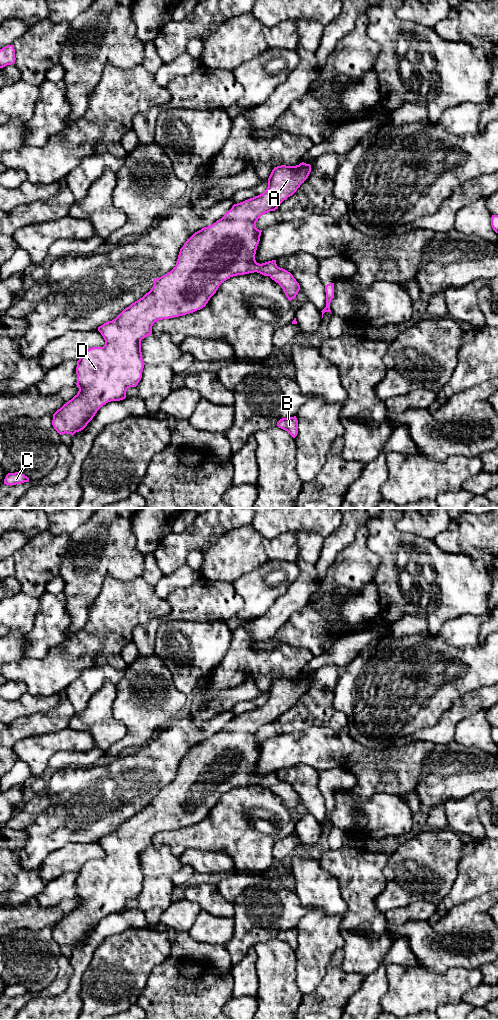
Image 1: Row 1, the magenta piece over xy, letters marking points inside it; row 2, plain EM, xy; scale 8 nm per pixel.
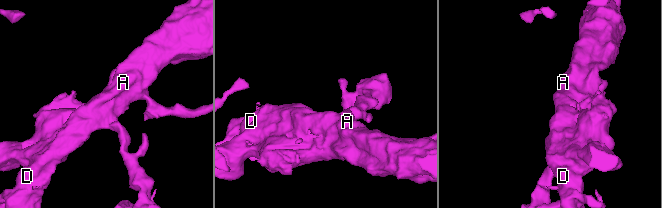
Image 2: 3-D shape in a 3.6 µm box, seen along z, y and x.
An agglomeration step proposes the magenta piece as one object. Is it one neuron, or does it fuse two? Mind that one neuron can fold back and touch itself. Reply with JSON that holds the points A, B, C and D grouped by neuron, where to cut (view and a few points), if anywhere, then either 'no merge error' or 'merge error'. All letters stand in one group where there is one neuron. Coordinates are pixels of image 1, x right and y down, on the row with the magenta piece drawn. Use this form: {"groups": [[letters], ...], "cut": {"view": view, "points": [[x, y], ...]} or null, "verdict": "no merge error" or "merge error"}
{"groups": [["A", "B", "C", "D"]], "cut": null, "verdict": "no merge error"}

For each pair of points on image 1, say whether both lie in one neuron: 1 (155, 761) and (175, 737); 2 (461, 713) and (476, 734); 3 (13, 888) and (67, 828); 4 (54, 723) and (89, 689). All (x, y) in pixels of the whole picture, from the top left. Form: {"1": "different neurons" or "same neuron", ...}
{"1": "same neuron", "2": "different neurons", "3": "different neurons", "4": "different neurons"}

